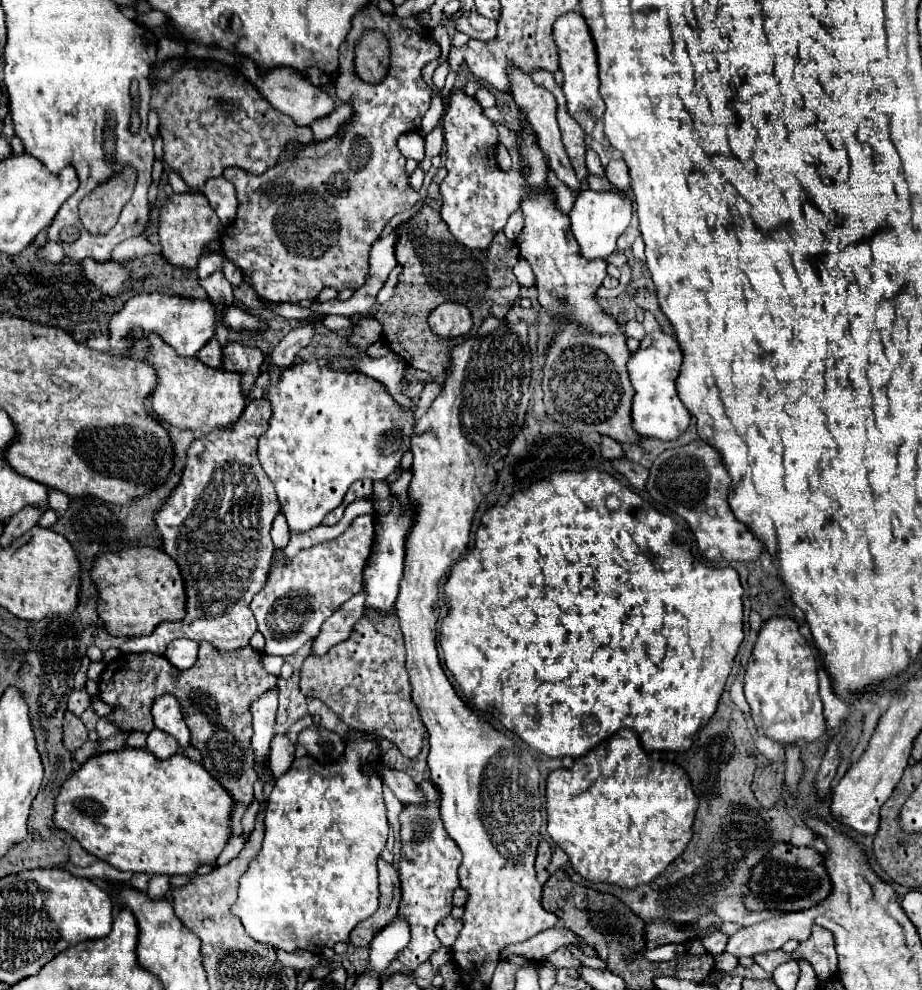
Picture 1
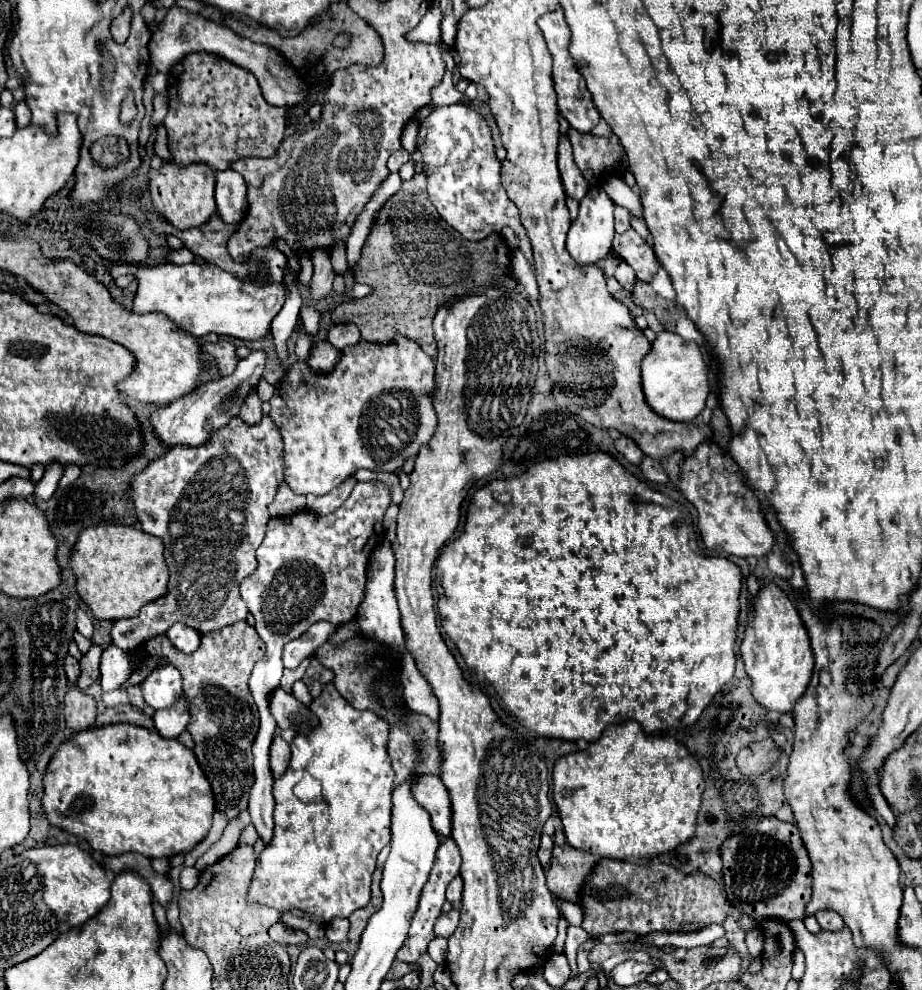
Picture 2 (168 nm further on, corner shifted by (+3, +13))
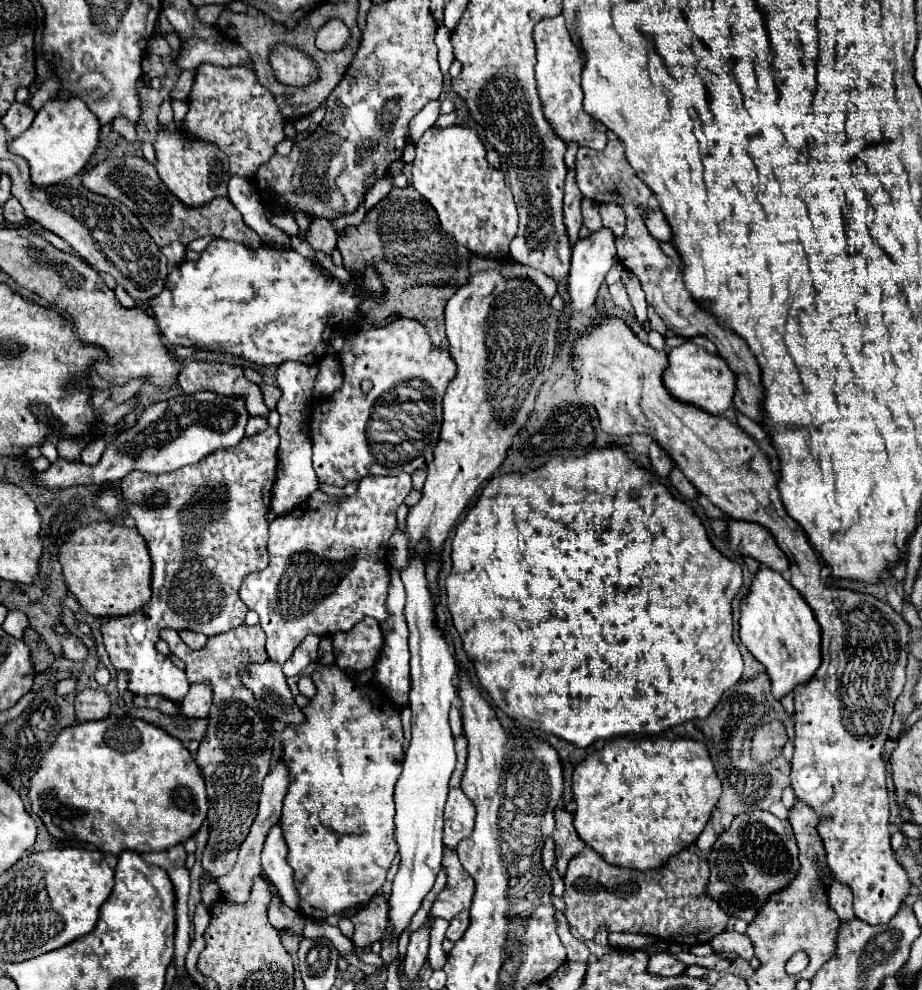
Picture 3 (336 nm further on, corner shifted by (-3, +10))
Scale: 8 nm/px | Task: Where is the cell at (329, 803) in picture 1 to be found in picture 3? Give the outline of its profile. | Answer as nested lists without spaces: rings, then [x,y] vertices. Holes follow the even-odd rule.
[[[335,664],[319,666],[311,678],[315,682],[317,694],[311,698],[311,704],[307,708],[303,708],[307,722],[301,726],[287,726],[281,732],[281,736],[283,736],[283,760],[287,762],[287,768],[291,772],[291,784],[289,784],[285,802],[283,802],[283,814],[281,814],[279,824],[283,828],[283,838],[289,846],[287,864],[295,872],[293,880],[295,880],[295,888],[299,894],[299,910],[305,918],[325,920],[333,914],[345,914],[349,910],[355,910],[355,908],[367,904],[373,898],[373,894],[383,886],[385,874],[387,874],[393,858],[397,856],[397,844],[393,840],[393,816],[395,816],[393,788],[395,788],[395,782],[399,780],[399,776],[403,772],[403,730],[401,730],[399,708],[395,708],[393,704],[387,704],[387,700],[383,700],[383,696],[379,696],[379,692],[375,692],[375,688],[355,686],[355,682],[343,670],[335,668]]]

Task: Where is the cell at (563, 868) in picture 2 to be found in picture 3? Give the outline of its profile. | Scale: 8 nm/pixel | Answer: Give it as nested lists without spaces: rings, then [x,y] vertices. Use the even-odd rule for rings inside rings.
[[[565,810],[555,812],[553,840],[555,840],[555,852],[557,852],[557,872],[563,878],[571,858],[575,854],[581,854],[581,850],[585,850],[583,840],[577,838],[577,832],[573,828],[573,816]]]

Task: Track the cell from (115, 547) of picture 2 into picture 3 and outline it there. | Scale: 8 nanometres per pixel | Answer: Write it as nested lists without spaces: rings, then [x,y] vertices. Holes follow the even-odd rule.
[[[93,522],[89,526],[83,526],[75,530],[59,550],[59,560],[63,564],[65,572],[65,584],[71,594],[77,596],[81,608],[93,616],[101,618],[113,618],[113,616],[127,616],[131,612],[137,612],[151,600],[151,556],[147,542],[137,532],[137,528],[127,528],[113,522]]]

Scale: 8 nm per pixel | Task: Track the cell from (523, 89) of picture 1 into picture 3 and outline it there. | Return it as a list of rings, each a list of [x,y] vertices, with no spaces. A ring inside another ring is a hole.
[[[571,168],[567,172],[567,180],[565,180],[565,208],[563,208],[565,210],[565,226],[567,226],[567,234],[569,234],[571,246],[579,238],[579,228],[583,224],[583,218],[581,218],[581,200],[583,200],[583,194],[577,188],[575,170]]]

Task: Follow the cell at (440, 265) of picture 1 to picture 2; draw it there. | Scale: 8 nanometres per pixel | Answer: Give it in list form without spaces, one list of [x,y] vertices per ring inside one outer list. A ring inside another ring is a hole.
[[[423,173],[413,175],[401,185],[401,189],[381,207],[371,233],[363,245],[361,259],[353,269],[357,283],[371,287],[371,293],[353,303],[343,303],[333,309],[333,323],[353,323],[359,327],[363,339],[367,341],[389,341],[395,333],[401,333],[421,345],[429,357],[437,357],[437,341],[431,329],[431,321],[437,309],[457,295],[467,295],[471,289],[489,285],[493,279],[503,277],[511,265],[511,249],[501,235],[491,235],[483,241],[465,241],[457,231],[453,231],[433,209],[433,203],[427,197],[427,179]]]

